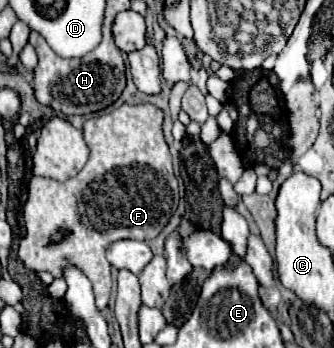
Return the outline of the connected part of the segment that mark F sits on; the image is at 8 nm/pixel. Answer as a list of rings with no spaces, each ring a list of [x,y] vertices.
[[[125,103],[111,113],[91,117],[83,125],[85,143],[91,149],[91,155],[85,167],[75,177],[67,179],[61,185],[55,185],[53,179],[31,177],[29,197],[23,207],[27,235],[19,241],[19,259],[27,269],[33,269],[33,271],[45,269],[53,277],[61,277],[59,273],[61,265],[65,263],[65,259],[69,259],[91,279],[97,307],[99,309],[107,307],[109,295],[111,295],[111,265],[105,259],[107,247],[117,239],[139,239],[139,241],[155,239],[161,233],[161,229],[167,225],[167,221],[171,219],[179,203],[177,179],[173,177],[171,155],[163,139],[161,121],[163,121],[163,113],[149,103],[145,105]]]

